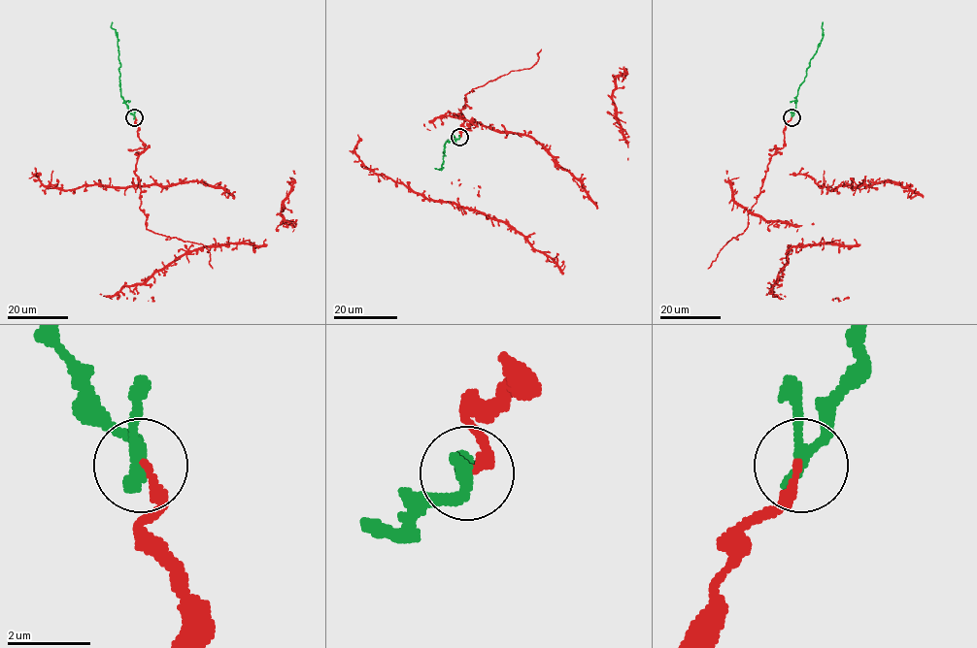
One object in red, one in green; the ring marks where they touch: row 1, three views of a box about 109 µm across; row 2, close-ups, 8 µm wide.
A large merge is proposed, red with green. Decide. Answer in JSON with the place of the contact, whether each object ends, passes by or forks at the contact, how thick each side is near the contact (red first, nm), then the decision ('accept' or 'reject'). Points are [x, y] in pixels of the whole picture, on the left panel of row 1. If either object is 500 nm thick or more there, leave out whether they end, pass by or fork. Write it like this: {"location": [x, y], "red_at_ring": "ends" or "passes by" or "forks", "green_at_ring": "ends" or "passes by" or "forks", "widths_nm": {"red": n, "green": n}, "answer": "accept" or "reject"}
{"location": [134, 117], "red_at_ring": "ends", "green_at_ring": "passes by", "widths_nm": {"red": 200, "green": 280}, "answer": "accept"}

